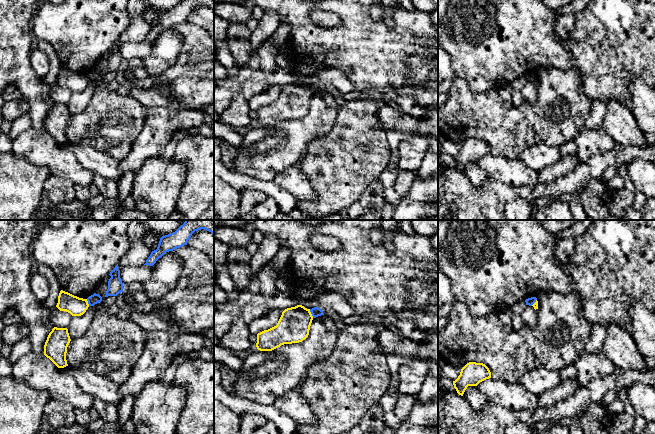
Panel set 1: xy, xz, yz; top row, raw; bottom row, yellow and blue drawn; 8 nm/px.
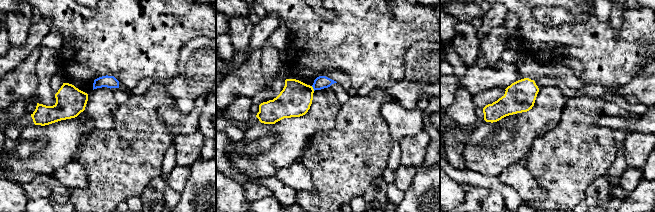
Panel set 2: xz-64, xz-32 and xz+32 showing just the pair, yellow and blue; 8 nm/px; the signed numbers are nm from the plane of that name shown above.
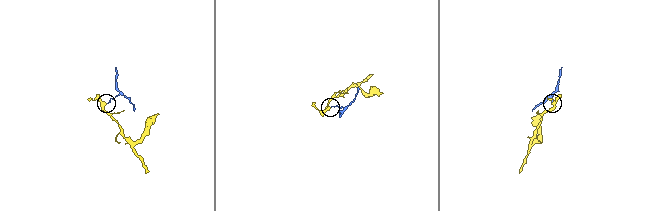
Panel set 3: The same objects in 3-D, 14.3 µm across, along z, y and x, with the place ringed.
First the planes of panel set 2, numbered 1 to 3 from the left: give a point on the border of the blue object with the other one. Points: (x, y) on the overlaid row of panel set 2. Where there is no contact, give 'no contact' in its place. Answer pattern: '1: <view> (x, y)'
1: no contact
2: xz-32 (312, 88)
3: no contact

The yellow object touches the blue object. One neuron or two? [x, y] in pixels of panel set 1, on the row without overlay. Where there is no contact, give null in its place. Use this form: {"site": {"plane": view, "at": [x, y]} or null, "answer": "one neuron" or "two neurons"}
{"site": {"plane": "xz", "at": [310, 89]}, "answer": "two neurons"}

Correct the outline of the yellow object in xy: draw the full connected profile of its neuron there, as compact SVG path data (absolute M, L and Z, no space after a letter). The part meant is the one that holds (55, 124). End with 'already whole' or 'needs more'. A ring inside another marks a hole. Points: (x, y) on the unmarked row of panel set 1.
M54 103L47 113L44 121L44 131L58 144L68 142L66 129L70 117L67 104Z; already whole

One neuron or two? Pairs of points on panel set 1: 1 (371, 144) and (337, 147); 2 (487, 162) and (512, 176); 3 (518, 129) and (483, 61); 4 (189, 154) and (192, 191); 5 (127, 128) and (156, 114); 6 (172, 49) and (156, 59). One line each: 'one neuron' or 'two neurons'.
1: one neuron
2: one neuron
3: two neurons
4: one neuron
5: two neurons
6: one neuron

